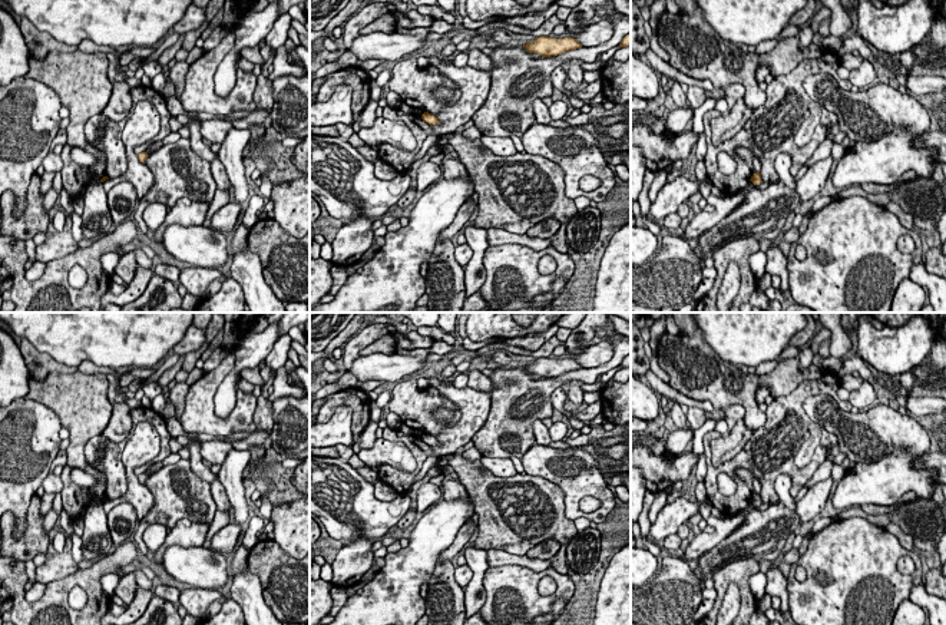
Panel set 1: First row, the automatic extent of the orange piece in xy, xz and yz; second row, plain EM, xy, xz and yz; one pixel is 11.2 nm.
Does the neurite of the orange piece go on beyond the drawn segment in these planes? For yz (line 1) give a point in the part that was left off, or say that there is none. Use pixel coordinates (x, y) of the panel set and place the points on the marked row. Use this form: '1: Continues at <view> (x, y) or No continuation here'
1: No continuation here

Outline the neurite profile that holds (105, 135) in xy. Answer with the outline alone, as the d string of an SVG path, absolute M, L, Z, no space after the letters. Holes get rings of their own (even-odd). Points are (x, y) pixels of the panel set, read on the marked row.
M97 113L85 125L85 136L90 143L106 155L105 176L118 178L128 169L126 146L122 142L122 132L126 120L112 122L103 113Z

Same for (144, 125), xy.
M139 100L135 106L132 116L126 120L122 142L126 146L128 169L118 178L106 179L103 182L105 192L108 194L115 185L120 182L130 182L138 199L140 201L153 186L155 178L150 169L138 159L135 149L146 142L152 142L161 130L161 116L158 106L149 100Z

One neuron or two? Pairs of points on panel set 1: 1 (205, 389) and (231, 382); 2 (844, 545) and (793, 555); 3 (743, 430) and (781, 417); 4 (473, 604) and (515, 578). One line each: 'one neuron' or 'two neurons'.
1: two neurons
2: two neurons
3: two neurons
4: two neurons

